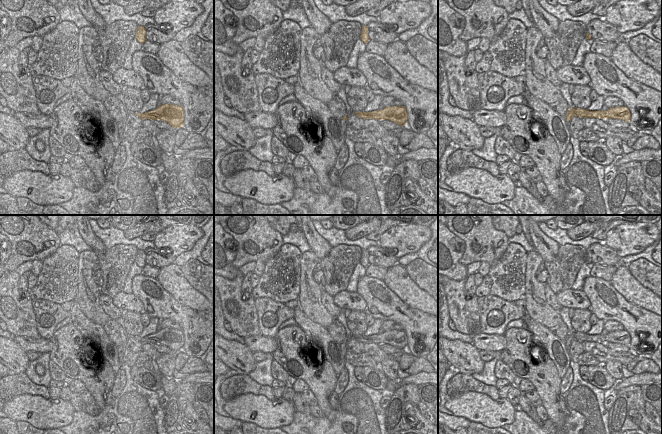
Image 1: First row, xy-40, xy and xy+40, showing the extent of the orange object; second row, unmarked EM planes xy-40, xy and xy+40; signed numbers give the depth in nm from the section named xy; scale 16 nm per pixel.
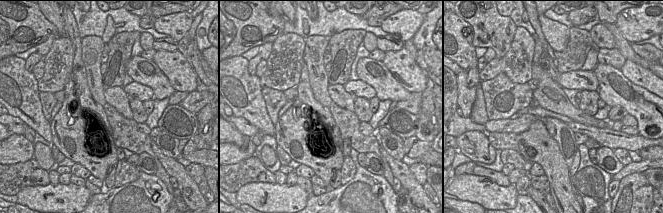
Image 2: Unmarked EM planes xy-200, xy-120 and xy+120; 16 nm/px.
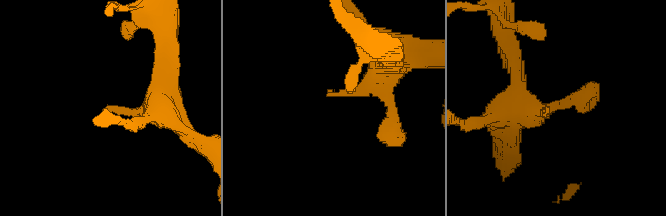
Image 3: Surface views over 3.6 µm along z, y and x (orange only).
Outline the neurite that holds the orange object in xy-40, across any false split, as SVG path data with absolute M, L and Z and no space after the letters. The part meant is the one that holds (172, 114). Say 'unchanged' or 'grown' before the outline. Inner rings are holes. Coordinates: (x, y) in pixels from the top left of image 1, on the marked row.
unchanged | M163 104L158 106L155 110L145 113L135 113L142 120L161 120L167 122L174 129L183 127L184 110L182 106L174 104Z

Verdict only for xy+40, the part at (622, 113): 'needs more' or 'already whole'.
already whole

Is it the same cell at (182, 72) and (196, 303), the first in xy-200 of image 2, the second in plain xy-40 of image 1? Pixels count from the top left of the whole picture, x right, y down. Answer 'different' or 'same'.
same

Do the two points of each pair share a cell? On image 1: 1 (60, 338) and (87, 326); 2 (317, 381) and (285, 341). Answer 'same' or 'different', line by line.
1: different
2: same

